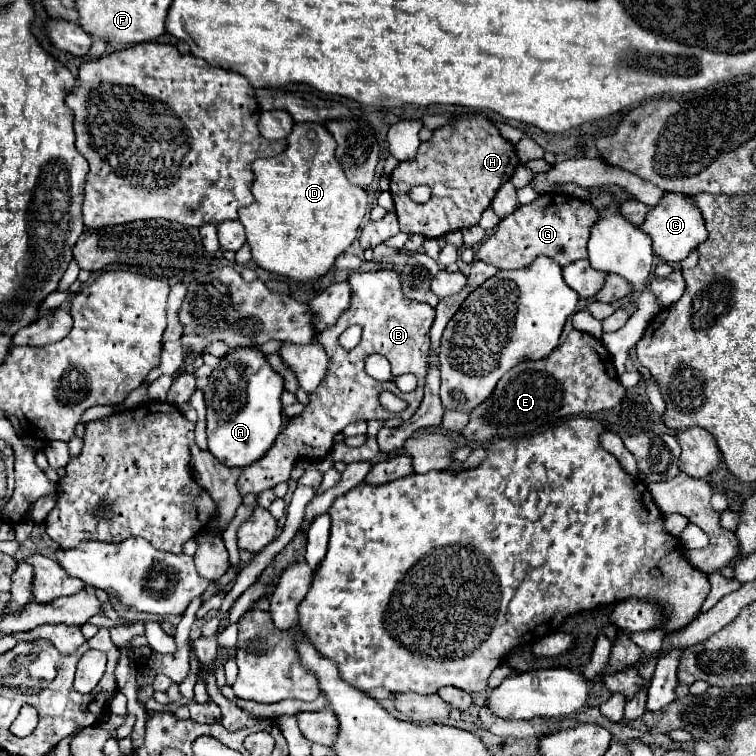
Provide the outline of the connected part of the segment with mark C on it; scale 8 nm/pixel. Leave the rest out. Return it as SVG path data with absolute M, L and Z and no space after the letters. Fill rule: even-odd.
M667 193L659 205L649 209L647 219L641 225L641 231L651 237L653 251L665 263L679 263L681 259L685 259L691 251L695 251L707 239L707 229L705 229L705 223L703 223L699 209L693 207L689 197L671 195L671 193Z

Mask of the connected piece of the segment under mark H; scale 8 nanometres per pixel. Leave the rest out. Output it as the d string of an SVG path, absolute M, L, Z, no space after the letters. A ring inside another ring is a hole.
M469 115L459 117L453 125L445 125L441 129L435 129L433 137L419 145L415 161L399 163L395 171L391 173L391 195L395 201L395 213L401 225L401 231L405 233L419 233L429 239L439 239L445 233L457 231L457 229L469 229L479 223L481 213L491 205L491 199L495 197L497 189L507 183L517 169L519 159L515 153L515 147L505 141L497 127L481 115ZM415 185L429 185L431 187L431 199L427 203L413 203L409 199L409 189Z

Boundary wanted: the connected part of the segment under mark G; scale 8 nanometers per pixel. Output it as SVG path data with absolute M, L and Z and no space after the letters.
M543 193L533 203L521 205L501 219L493 235L479 245L477 257L499 269L521 269L531 265L539 255L545 255L565 267L577 259L587 259L587 241L597 219L599 211L587 201L563 193Z

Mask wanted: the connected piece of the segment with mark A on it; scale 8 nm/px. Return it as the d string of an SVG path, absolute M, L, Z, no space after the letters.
M255 347L239 349L225 359L221 359L219 367L211 373L209 385L205 387L205 403L207 403L207 445L217 461L227 467L249 467L251 463L265 457L269 447L275 443L281 431L281 393L283 383L281 377L267 365L265 355Z

